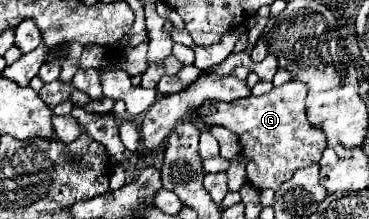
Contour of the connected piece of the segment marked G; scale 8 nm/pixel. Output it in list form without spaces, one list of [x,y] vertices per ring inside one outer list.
[[[287,82],[279,88],[273,88],[271,92],[263,94],[263,96],[247,96],[233,102],[233,104],[227,104],[227,102],[213,102],[211,108],[207,108],[209,102],[205,102],[197,112],[205,118],[207,124],[217,124],[217,126],[223,126],[231,132],[235,132],[239,136],[239,144],[245,148],[245,164],[247,164],[247,180],[257,188],[257,190],[265,190],[265,188],[271,188],[271,190],[277,190],[285,180],[289,180],[299,168],[305,168],[305,166],[311,166],[315,162],[319,162],[321,158],[321,152],[327,148],[325,144],[325,134],[319,132],[317,128],[313,128],[311,124],[307,124],[307,118],[305,118],[305,84],[301,82]]]

